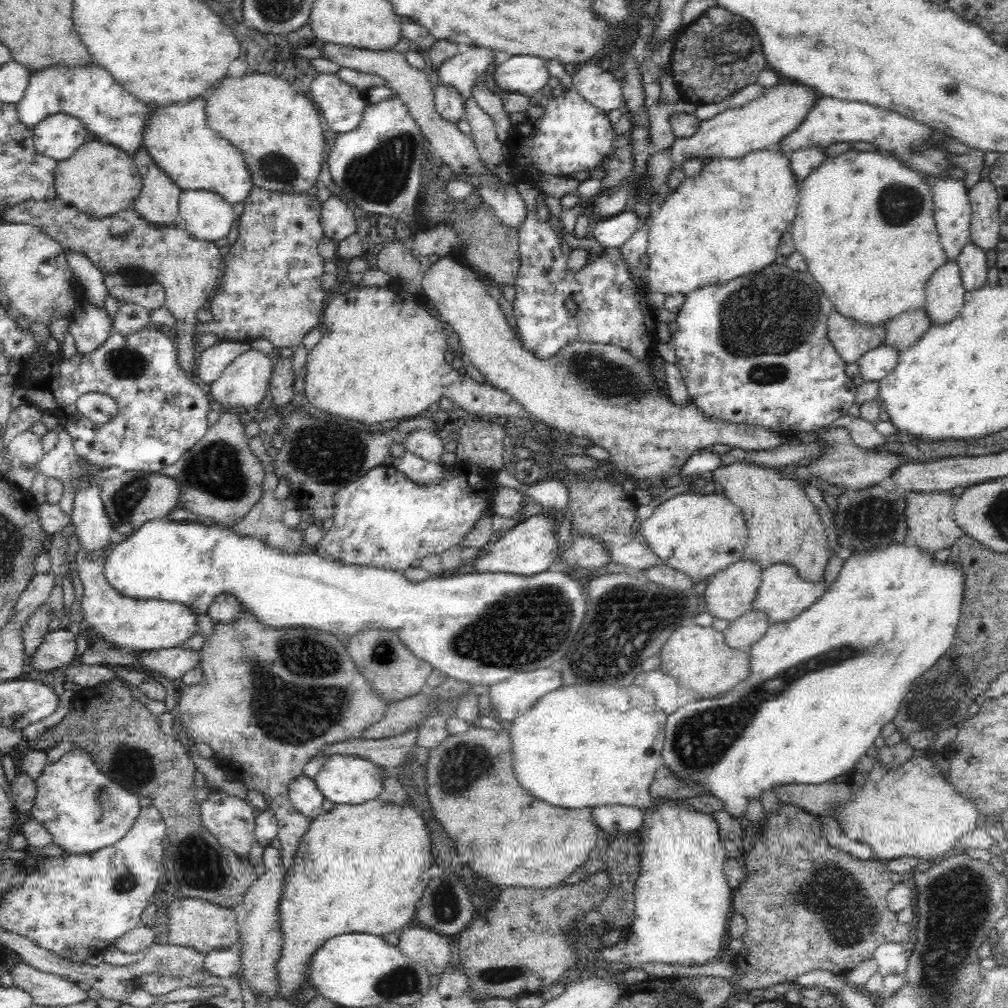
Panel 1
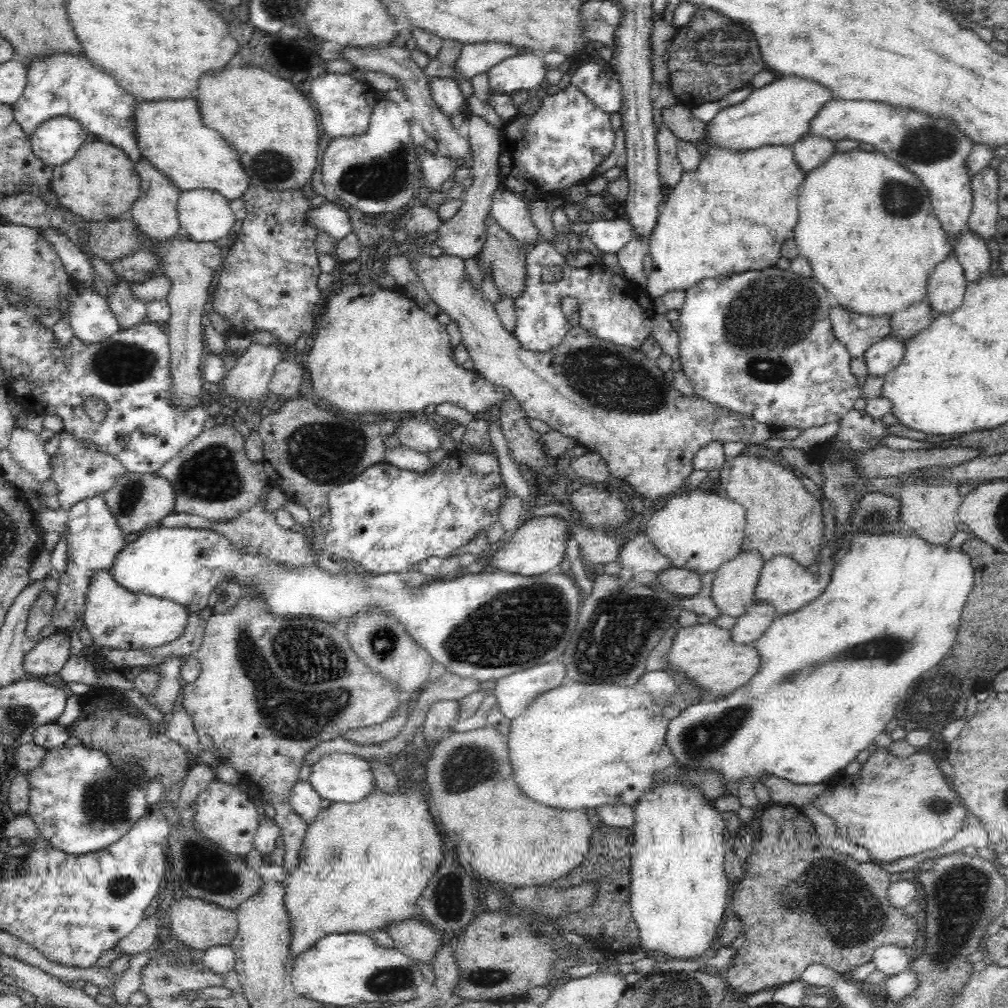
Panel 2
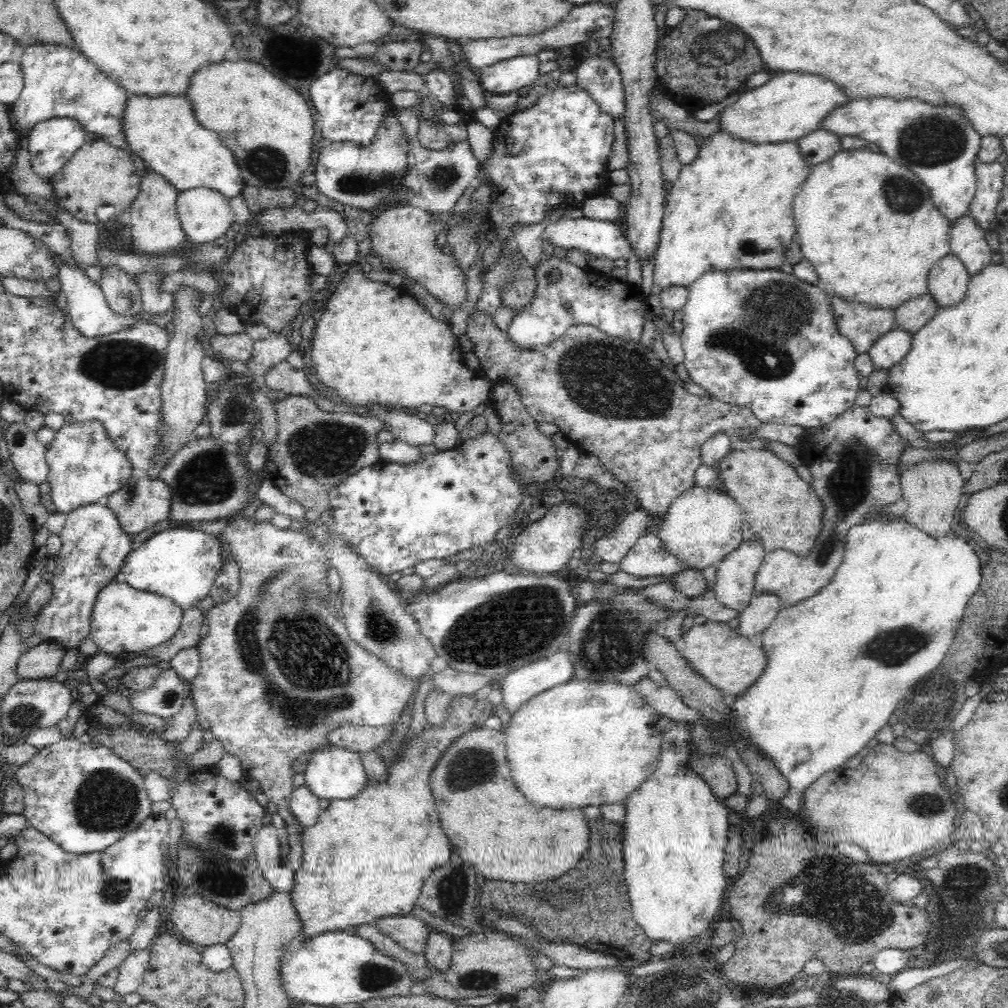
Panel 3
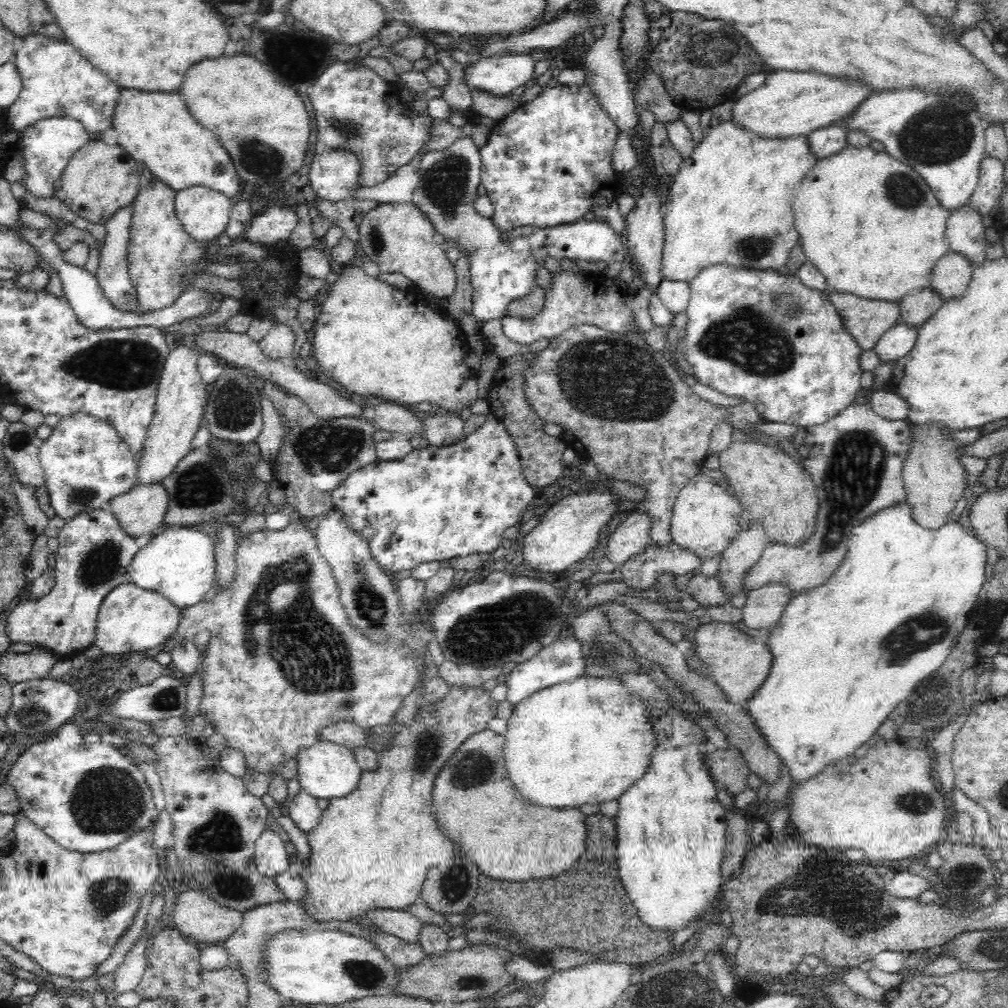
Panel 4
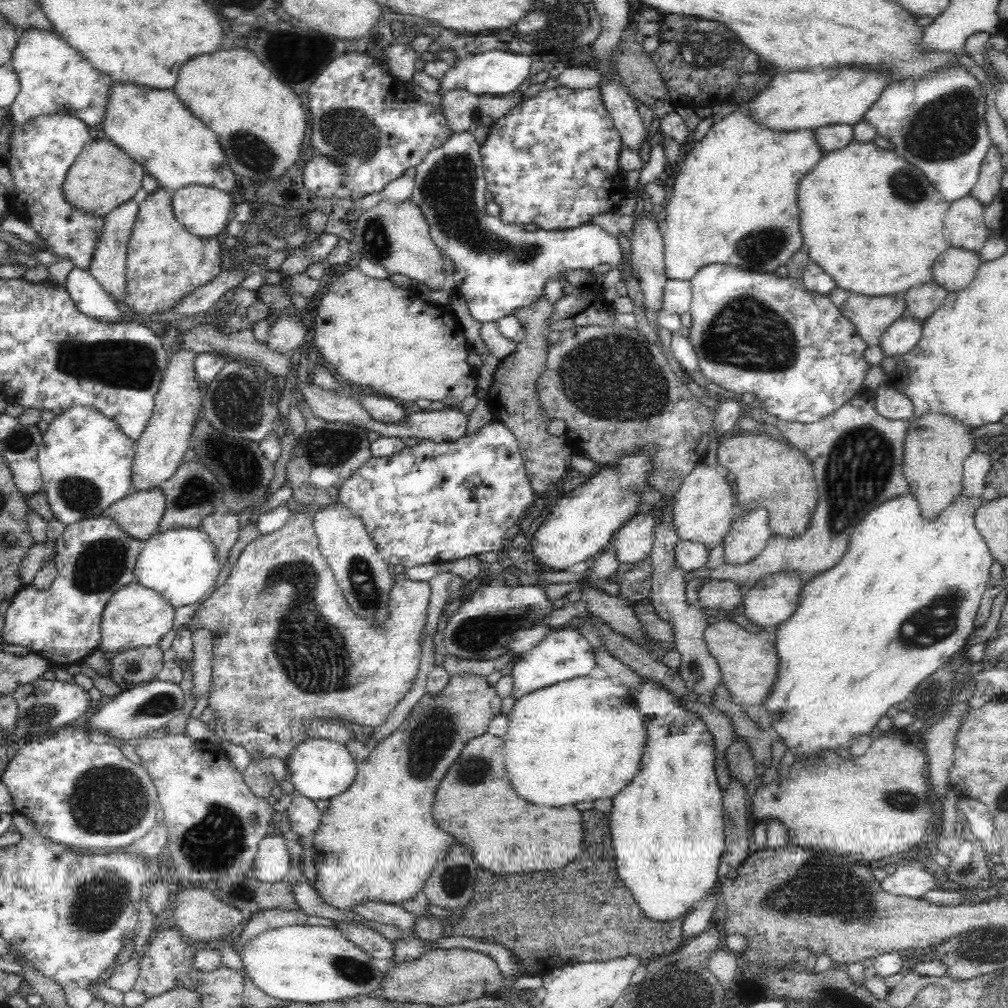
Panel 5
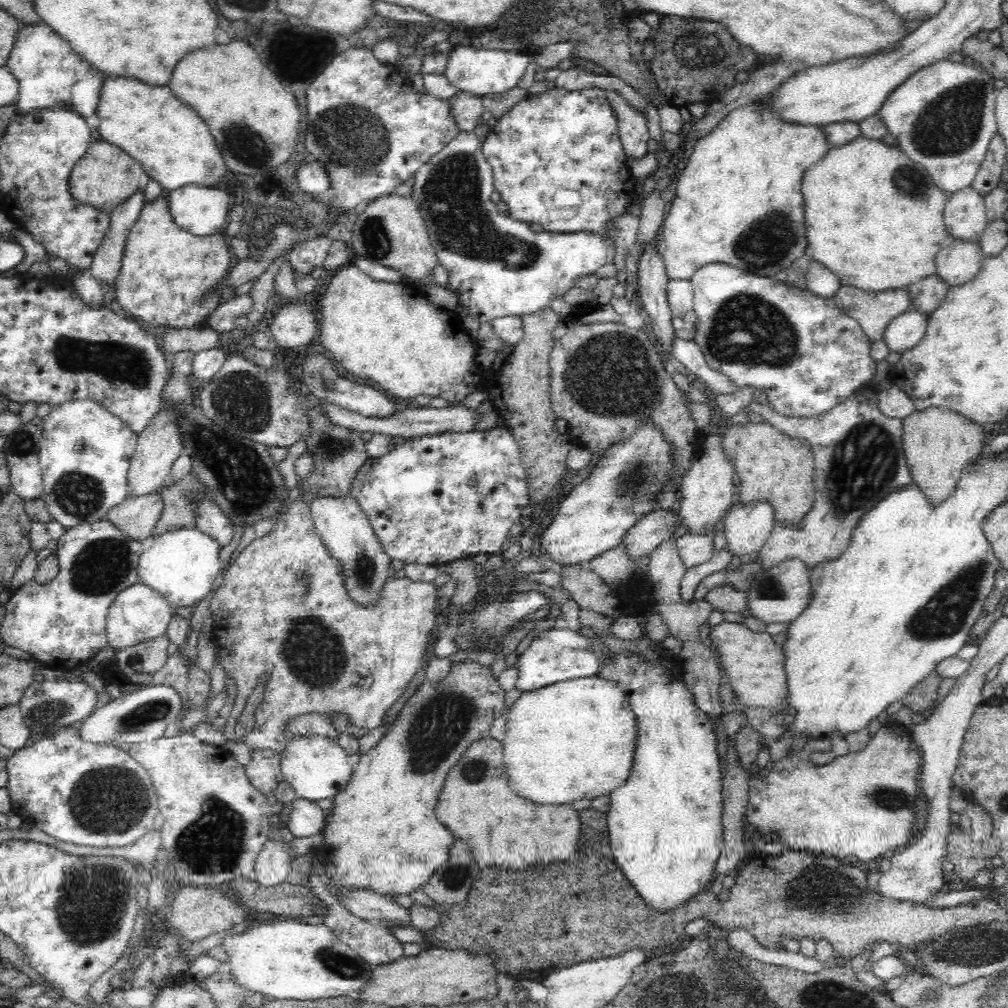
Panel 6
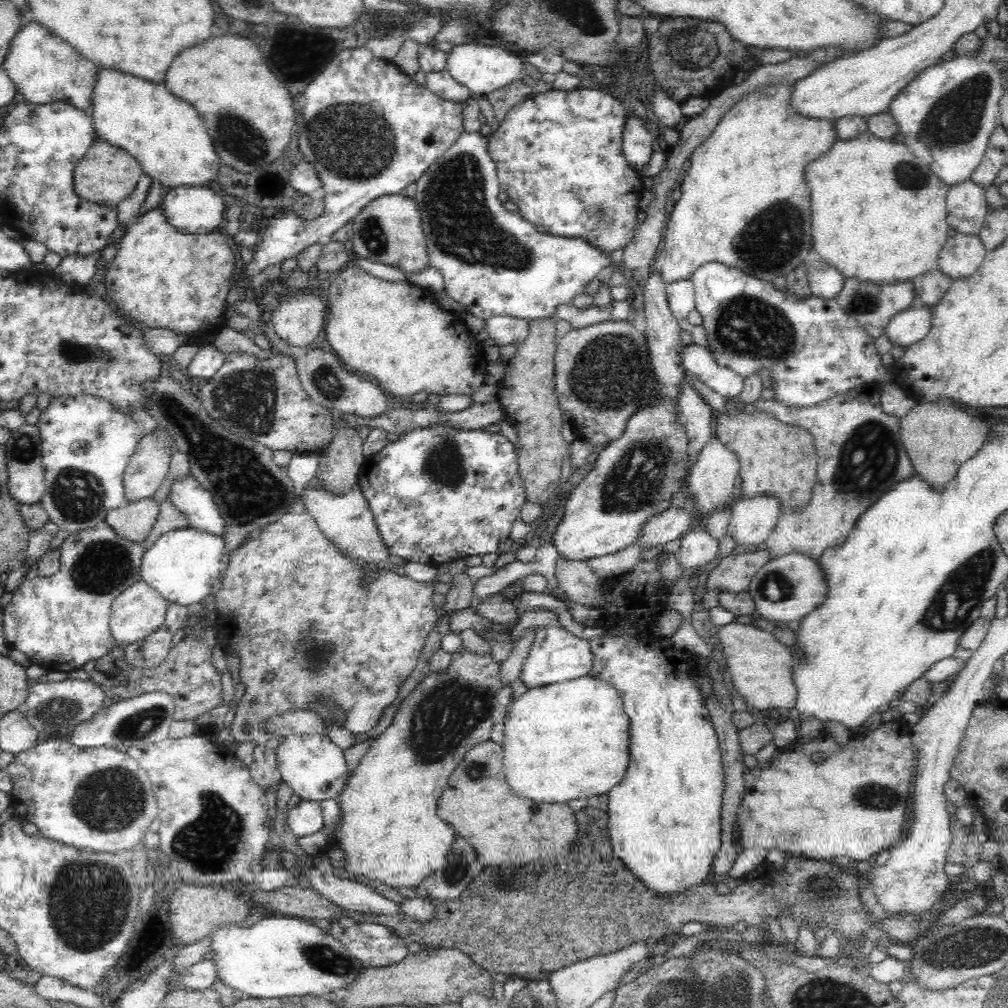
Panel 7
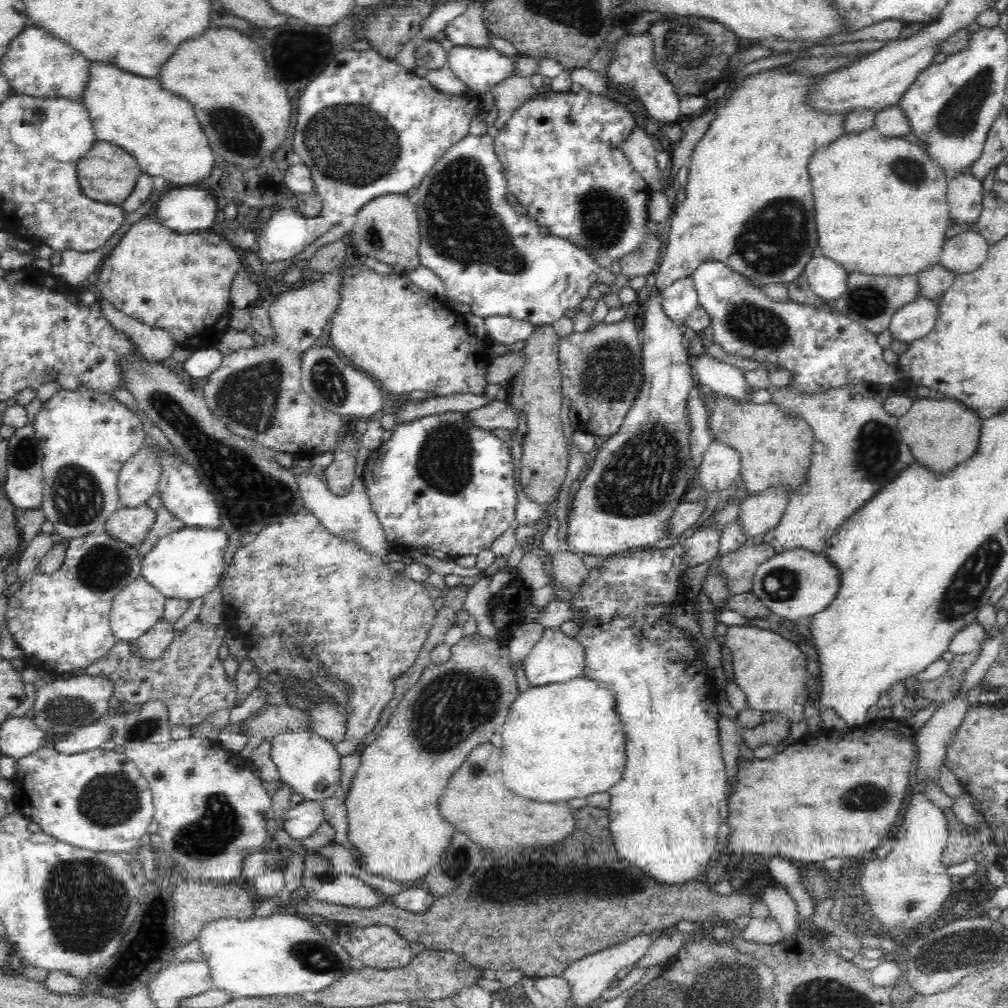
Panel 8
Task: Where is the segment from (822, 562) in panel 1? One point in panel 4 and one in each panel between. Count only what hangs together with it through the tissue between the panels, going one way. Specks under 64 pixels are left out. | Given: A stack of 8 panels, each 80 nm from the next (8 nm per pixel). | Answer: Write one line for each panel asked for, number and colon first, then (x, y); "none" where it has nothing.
2: (781, 518)
3: (780, 511)
4: (773, 491)

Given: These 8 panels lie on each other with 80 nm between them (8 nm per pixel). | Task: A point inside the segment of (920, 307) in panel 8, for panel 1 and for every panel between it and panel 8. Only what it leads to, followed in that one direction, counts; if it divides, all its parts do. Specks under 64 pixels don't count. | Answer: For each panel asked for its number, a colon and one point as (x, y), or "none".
1: (873, 365)
2: (881, 358)
3: (888, 351)
4: (897, 342)
5: (903, 335)
6: (906, 331)
7: (908, 327)

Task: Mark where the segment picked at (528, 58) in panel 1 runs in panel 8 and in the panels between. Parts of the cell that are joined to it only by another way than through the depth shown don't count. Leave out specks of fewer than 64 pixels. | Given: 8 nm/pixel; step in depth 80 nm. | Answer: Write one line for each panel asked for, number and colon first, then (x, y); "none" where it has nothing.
2: (527, 71)
3: (506, 76)
4: (499, 75)
5: (497, 72)
6: (478, 71)
7: (482, 68)
8: (481, 69)

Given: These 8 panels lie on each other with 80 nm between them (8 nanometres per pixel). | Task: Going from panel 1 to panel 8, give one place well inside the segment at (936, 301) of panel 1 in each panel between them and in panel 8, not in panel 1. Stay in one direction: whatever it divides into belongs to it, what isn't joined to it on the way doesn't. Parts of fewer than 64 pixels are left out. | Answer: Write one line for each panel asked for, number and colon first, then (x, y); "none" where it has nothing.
2: (946, 287)
3: (948, 281)
4: (950, 278)
5: (954, 269)
6: (958, 263)
7: (961, 256)
8: (961, 254)

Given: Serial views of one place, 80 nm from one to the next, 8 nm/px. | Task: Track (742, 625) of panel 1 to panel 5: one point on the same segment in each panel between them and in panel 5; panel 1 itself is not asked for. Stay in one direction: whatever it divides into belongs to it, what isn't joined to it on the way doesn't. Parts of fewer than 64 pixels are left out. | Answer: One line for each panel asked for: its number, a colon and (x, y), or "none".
2: (749, 627)
3: (763, 608)
4: (764, 606)
5: (773, 598)

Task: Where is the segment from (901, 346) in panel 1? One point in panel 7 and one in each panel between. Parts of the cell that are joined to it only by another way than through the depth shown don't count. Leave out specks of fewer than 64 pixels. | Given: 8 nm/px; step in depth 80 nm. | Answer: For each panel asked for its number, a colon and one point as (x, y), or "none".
2: (904, 325)
3: (913, 315)
4: (917, 308)
5: (921, 302)
6: (928, 295)
7: (930, 288)

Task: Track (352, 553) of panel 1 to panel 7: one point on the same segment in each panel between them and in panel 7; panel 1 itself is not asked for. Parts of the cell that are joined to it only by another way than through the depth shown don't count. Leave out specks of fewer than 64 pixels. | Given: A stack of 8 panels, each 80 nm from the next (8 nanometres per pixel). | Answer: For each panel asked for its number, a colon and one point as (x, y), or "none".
2: (386, 519)
3: (394, 516)
4: (438, 503)
5: (435, 502)
6: (438, 498)
7: (438, 494)

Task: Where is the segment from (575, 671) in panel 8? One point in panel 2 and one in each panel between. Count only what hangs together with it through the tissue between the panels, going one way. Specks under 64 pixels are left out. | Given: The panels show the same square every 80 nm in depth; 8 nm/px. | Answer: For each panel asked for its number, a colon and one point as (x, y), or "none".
2: (515, 692)
3: (517, 687)
4: (561, 662)
5: (564, 654)
6: (555, 655)
7: (556, 655)

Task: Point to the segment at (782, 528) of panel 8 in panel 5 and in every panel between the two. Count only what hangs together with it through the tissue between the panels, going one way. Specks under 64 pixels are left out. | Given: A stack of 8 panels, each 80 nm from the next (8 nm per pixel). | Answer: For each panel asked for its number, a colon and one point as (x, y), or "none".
5: (856, 455)
6: (858, 452)
7: (860, 455)

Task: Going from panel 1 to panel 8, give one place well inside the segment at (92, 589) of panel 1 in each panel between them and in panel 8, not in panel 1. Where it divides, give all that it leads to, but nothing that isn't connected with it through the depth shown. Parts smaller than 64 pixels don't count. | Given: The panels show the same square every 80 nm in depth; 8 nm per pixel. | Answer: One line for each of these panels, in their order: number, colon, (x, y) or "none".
2: (115, 617)
3: (124, 619)
4: (130, 618)
5: (135, 616)
6: (139, 613)
7: (140, 610)
8: (135, 609)

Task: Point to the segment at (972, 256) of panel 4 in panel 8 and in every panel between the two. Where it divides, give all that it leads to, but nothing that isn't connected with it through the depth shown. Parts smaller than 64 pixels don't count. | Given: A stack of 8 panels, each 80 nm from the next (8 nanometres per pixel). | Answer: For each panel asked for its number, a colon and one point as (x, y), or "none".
5: (963, 222)
6: (964, 215)
7: (966, 211)
8: (964, 192)

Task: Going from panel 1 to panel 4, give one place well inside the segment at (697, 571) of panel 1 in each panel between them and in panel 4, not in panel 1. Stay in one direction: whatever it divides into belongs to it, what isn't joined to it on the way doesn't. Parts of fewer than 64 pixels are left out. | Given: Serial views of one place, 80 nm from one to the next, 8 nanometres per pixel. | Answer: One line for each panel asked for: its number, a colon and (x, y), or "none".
2: (699, 531)
3: (702, 526)
4: (705, 519)

